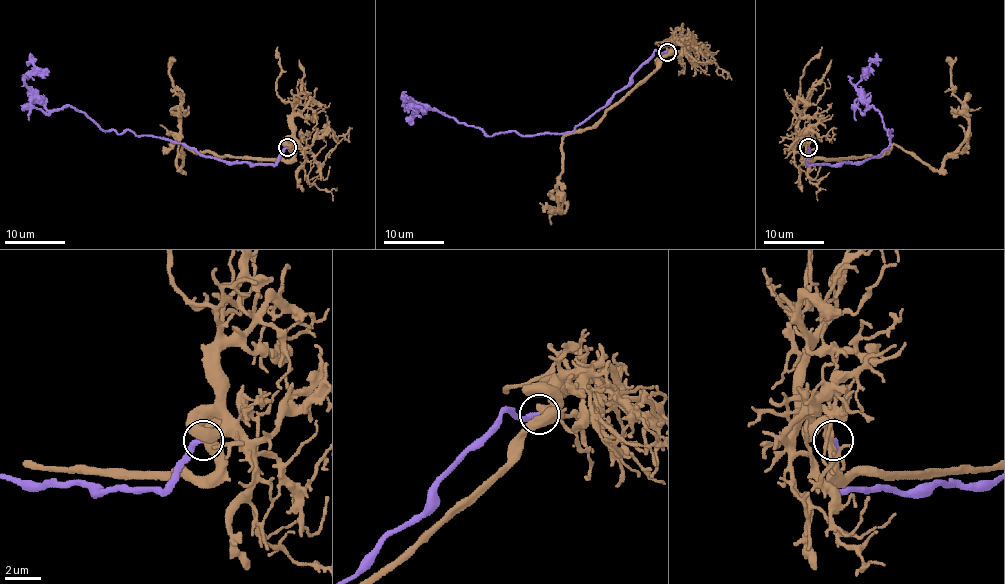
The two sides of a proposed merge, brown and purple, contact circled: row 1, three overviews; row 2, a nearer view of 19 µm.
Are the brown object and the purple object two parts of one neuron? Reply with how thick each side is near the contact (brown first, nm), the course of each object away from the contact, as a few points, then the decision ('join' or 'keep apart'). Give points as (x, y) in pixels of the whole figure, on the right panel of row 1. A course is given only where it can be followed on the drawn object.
calibres 480 and 320 nm; course brown (808, 147), (811, 159), (850, 159), (894, 144), (938, 170), (968, 129), (968, 109), (953, 94), (956, 56); course purple (808, 147), (809, 164), (832, 165), (889, 145), (892, 130), (865, 109), (856, 85), (882, 59); keep apart

